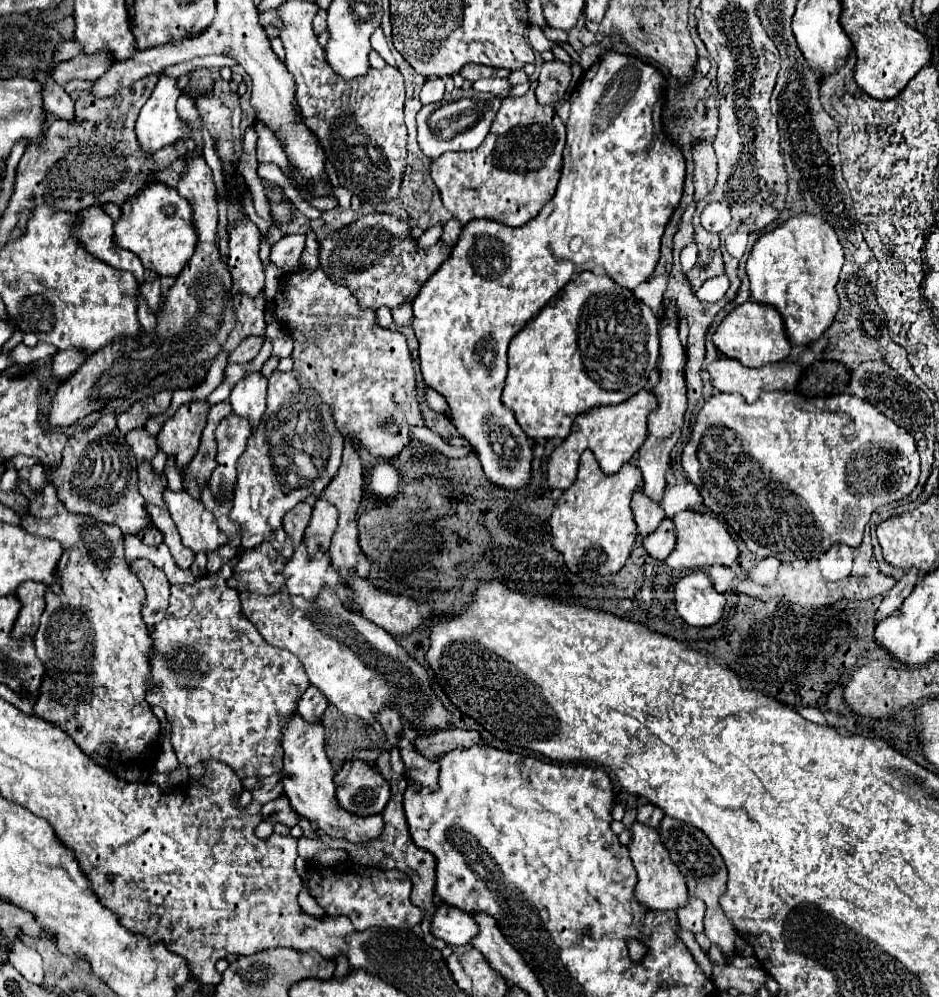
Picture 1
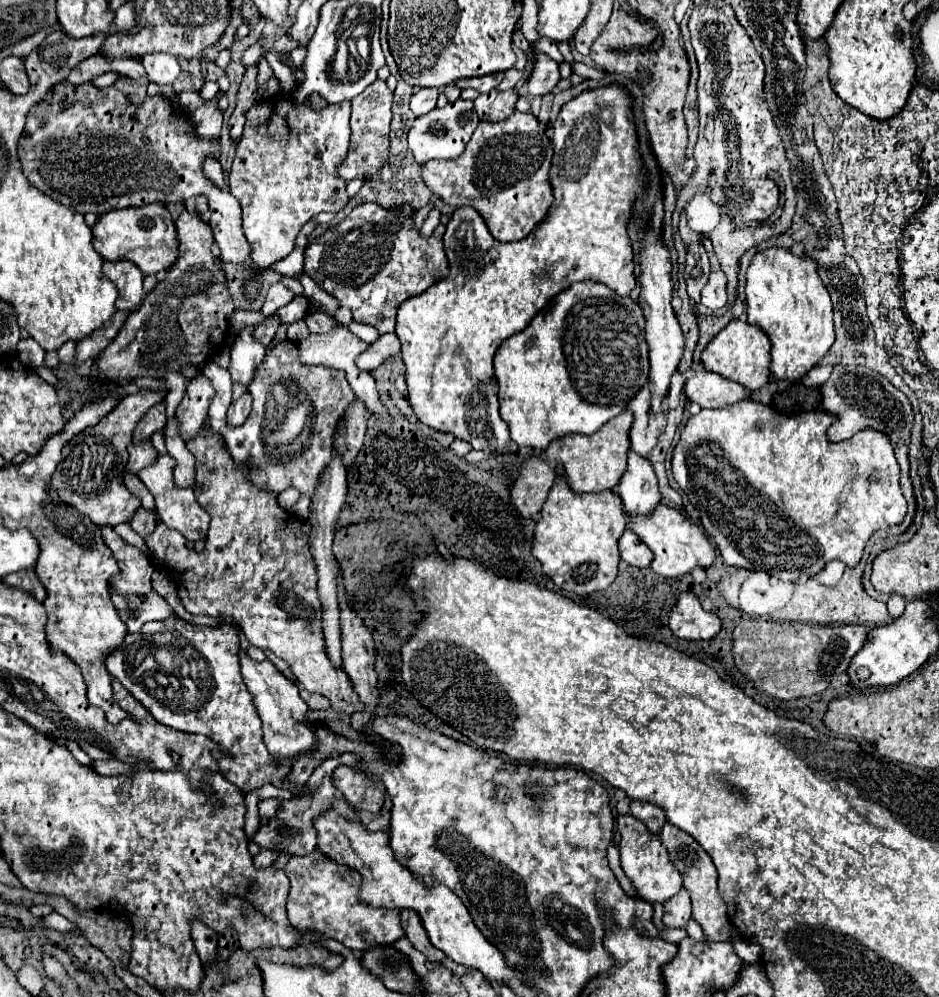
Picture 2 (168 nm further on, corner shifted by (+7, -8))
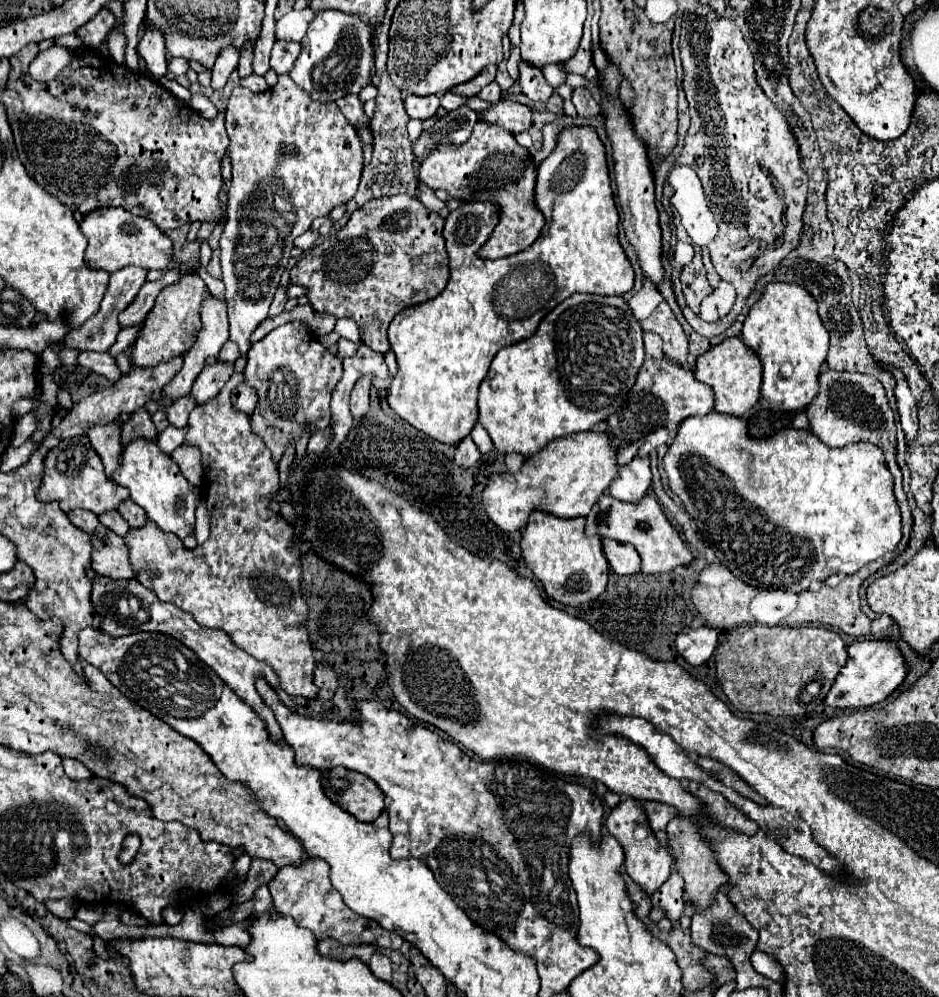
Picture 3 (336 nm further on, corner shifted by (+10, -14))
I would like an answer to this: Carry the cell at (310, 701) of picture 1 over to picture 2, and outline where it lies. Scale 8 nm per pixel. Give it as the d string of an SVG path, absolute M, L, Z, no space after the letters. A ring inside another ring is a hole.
M300 690L300 696L302 696L302 700L308 704L310 710L324 710L324 708L330 706L328 698L324 698L324 696L320 696L320 694L312 694L312 692L308 692L308 690Z

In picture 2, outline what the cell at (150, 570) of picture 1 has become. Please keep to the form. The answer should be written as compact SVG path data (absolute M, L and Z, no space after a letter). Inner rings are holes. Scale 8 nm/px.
M102 528L106 546L110 546L118 566L120 574L112 578L110 586L118 594L140 594L146 596L152 592L150 576L154 572L154 566L148 562L148 558L134 546L128 546L112 528Z

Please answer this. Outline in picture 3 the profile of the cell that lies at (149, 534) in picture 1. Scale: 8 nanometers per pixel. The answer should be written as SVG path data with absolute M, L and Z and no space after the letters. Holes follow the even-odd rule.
M123 500L117 506L117 512L127 520L129 526L141 526L147 520L145 512L141 512L141 508L137 508L137 504L133 504L133 500Z

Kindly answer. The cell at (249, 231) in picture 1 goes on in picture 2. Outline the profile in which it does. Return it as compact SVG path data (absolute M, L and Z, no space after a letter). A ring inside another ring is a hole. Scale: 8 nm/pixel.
M118 78L112 86L98 90L92 82L82 86L70 86L58 82L54 86L54 96L48 104L34 106L28 112L26 128L18 140L18 158L22 172L32 186L36 186L48 198L76 210L80 214L94 212L102 216L110 210L144 206L150 202L170 204L188 200L188 196L204 194L210 204L210 228L214 232L214 242L220 248L220 260L228 264L238 264L244 270L252 270L252 248L244 238L242 230L242 210L230 192L224 192L204 176L202 160L206 156L220 156L218 142L204 142L196 136L190 116L176 108L164 96L150 96L146 92L146 78Z

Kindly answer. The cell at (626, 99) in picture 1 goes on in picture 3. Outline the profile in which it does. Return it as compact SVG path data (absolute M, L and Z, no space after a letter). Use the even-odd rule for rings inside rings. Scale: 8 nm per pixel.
M571 126L559 134L557 148L537 168L533 200L537 210L545 216L545 228L527 250L497 262L477 258L475 252L485 244L485 214L497 214L499 208L495 204L467 202L447 216L443 228L451 270L447 288L429 302L401 310L389 326L389 344L397 358L397 374L387 390L387 404L403 420L443 444L459 444L477 424L477 390L493 356L501 348L531 338L543 316L575 292L623 296L633 288L635 272L617 238L619 216L611 192L603 142L593 128ZM549 270L555 276L557 290L549 290ZM507 276L509 288L519 292L515 304L521 308L501 308L501 312L497 312L497 284L501 284Z

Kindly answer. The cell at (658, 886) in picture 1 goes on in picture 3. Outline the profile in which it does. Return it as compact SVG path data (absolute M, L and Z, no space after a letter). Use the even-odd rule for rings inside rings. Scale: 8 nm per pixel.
M625 798L617 804L617 808L611 810L611 814L605 818L605 828L609 830L611 836L615 836L619 840L619 844L625 850L625 870L627 874L641 886L645 888L645 892L653 894L671 874L671 866L673 866L673 858L667 852L665 846L661 846L649 826L647 814L641 806L639 800L633 798Z

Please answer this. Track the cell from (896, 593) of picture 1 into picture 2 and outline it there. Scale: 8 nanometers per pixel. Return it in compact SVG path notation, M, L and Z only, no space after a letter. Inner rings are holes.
M744 620L734 630L732 652L736 666L758 690L782 700L804 698L822 692L834 676L846 672L856 650L864 646L868 632L870 626L862 624L818 628L802 624L790 626L772 620Z

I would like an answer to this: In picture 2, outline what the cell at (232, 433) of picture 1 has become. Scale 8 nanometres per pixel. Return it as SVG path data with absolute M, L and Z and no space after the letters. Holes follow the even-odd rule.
M246 392L246 394L242 394L236 402L230 404L228 414L226 414L228 426L230 426L230 428L242 426L242 424L246 422L246 418L250 416L250 408L252 408L252 396Z

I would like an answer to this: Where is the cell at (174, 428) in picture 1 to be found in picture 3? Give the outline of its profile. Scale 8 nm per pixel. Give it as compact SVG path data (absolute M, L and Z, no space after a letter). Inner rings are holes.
M217 360L215 364L201 370L201 374L197 376L197 380L193 384L191 396L197 400L197 404L209 402L225 386L225 382L231 378L231 374L233 374L233 364Z

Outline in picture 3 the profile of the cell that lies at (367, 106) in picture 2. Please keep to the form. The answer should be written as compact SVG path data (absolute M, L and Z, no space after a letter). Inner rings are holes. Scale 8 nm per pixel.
M347 94L343 98L339 98L339 108L341 112L347 116L347 120L351 120L351 124L361 122L363 126L367 126L369 118L365 118L363 114L363 104L359 102L359 98L355 94Z

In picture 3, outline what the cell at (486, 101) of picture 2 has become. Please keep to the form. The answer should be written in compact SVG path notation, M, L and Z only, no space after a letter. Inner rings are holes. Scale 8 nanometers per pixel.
M499 100L489 110L481 112L479 116L481 116L483 122L503 126L513 134L525 132L533 126L531 108L527 108L523 104L517 104L517 102L511 102L511 100Z

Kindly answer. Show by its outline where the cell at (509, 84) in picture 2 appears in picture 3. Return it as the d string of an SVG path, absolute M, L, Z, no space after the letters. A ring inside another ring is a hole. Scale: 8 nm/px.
M491 82L491 84L487 84L479 94L477 94L481 100L487 100L487 102L497 102L497 100L501 100L501 88L499 88L499 84L497 82Z

